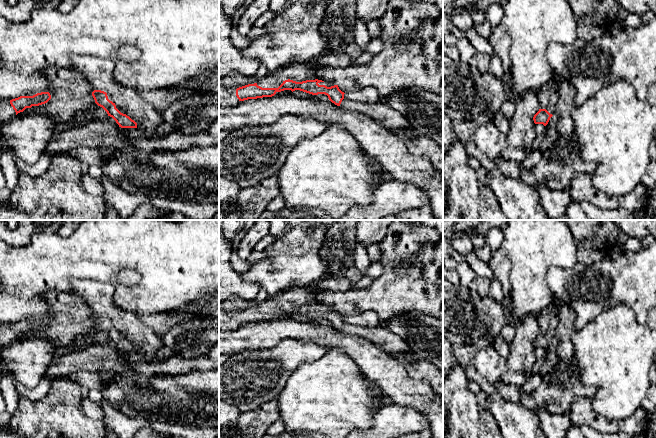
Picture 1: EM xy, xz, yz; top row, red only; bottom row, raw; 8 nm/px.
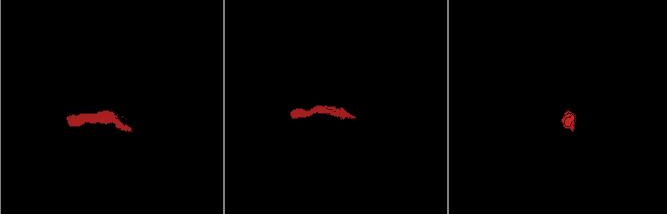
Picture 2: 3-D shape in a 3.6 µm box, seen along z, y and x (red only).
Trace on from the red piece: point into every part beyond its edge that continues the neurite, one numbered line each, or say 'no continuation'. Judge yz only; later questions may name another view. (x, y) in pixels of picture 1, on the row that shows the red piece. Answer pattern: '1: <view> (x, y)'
1: yz (550, 108)

